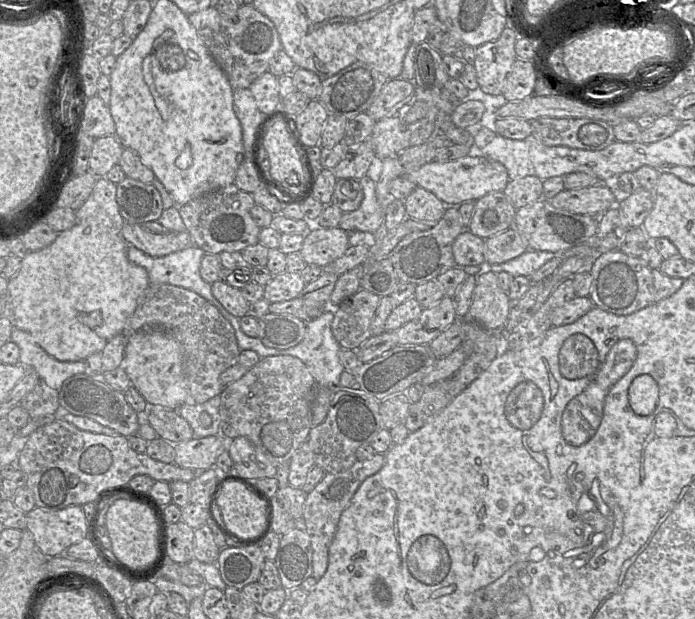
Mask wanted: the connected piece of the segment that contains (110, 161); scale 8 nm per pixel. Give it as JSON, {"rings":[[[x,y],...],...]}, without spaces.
{"rings":[[[115,135],[96,138],[89,158],[89,170],[96,177],[104,177],[119,163],[123,149],[123,145]]]}

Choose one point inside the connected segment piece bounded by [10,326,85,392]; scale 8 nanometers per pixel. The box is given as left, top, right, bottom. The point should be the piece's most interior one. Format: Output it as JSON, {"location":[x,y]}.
{"location":[53,372]}

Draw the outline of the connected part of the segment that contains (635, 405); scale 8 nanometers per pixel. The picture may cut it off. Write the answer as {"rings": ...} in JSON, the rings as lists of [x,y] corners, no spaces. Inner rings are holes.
{"rings":[[[649,374],[636,376],[628,388],[628,403],[637,415],[651,414],[658,403],[658,384]]]}

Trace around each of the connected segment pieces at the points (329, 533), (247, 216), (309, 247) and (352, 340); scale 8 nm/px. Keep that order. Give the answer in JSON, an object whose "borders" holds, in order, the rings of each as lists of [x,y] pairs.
{"borders":[[[[375,453],[367,460],[357,460],[348,470],[326,473],[316,487],[307,494],[302,517],[306,522],[313,550],[312,577],[319,580],[326,572],[329,562],[329,548],[336,534],[340,517],[349,505],[360,485],[370,476],[378,473],[386,461],[385,454]]],[[[234,183],[224,188],[210,191],[179,206],[179,213],[192,242],[206,254],[219,254],[223,251],[242,251],[248,246],[259,243],[260,227],[251,217],[251,208],[255,205],[252,194],[239,189]]],[[[311,226],[304,235],[299,254],[306,264],[323,268],[342,256],[349,247],[348,234],[342,228]]],[[[361,288],[333,308],[331,330],[341,349],[356,351],[363,341],[372,336],[370,324],[380,298]]]]}

